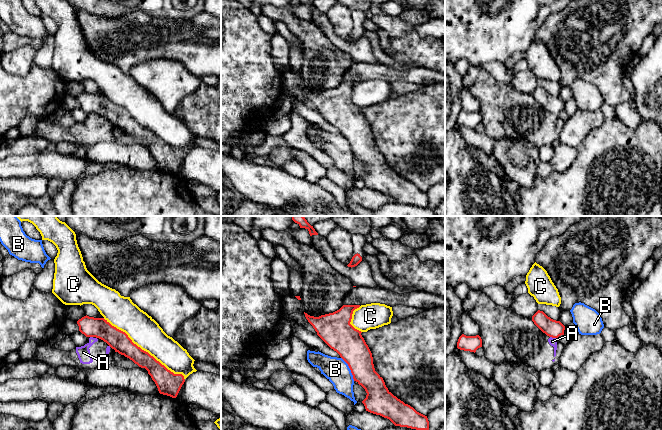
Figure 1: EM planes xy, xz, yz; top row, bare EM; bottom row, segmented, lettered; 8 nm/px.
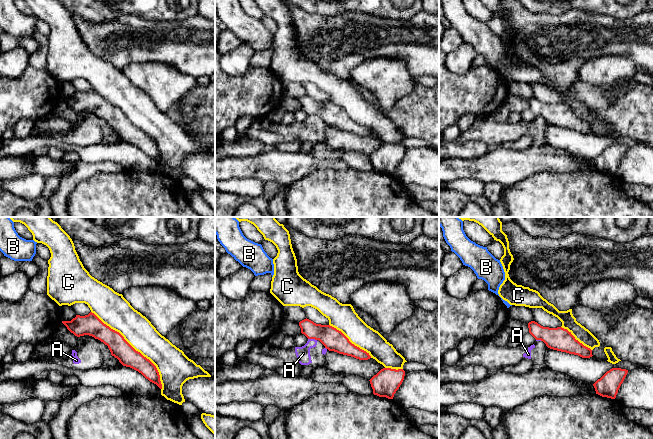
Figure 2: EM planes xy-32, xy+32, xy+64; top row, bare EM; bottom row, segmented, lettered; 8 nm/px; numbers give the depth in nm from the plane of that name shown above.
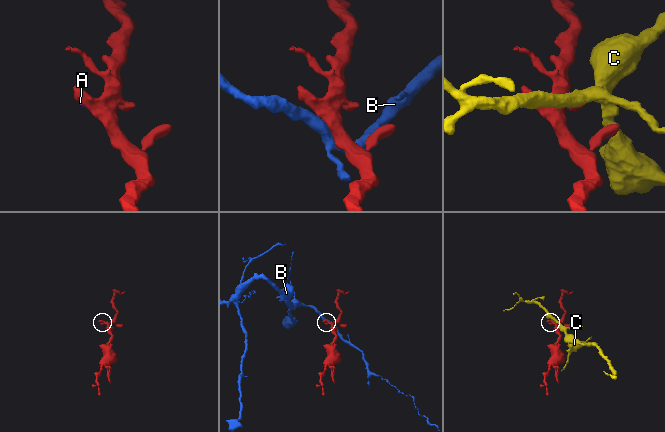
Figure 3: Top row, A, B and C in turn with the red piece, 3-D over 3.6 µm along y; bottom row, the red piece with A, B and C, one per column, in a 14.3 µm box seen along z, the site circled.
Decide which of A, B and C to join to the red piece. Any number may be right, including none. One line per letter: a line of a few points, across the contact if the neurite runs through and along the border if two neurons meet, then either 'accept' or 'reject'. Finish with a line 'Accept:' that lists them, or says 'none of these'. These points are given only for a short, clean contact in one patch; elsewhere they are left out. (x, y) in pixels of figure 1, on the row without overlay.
A: yz (550, 112), (556, 114) | reject
B: reject
C: reject
Accept: none of these

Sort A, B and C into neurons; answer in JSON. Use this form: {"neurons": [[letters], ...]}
{"neurons": [["A"], ["B"], ["C"]]}

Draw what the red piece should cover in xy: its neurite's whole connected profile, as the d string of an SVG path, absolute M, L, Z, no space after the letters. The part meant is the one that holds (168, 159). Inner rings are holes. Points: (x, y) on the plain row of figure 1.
M84 92L77 97L79 107L86 113L96 113L106 118L115 128L145 144L155 158L160 170L176 174L185 158L182 150L174 150L148 128L142 126L128 111L112 102L104 94Z

